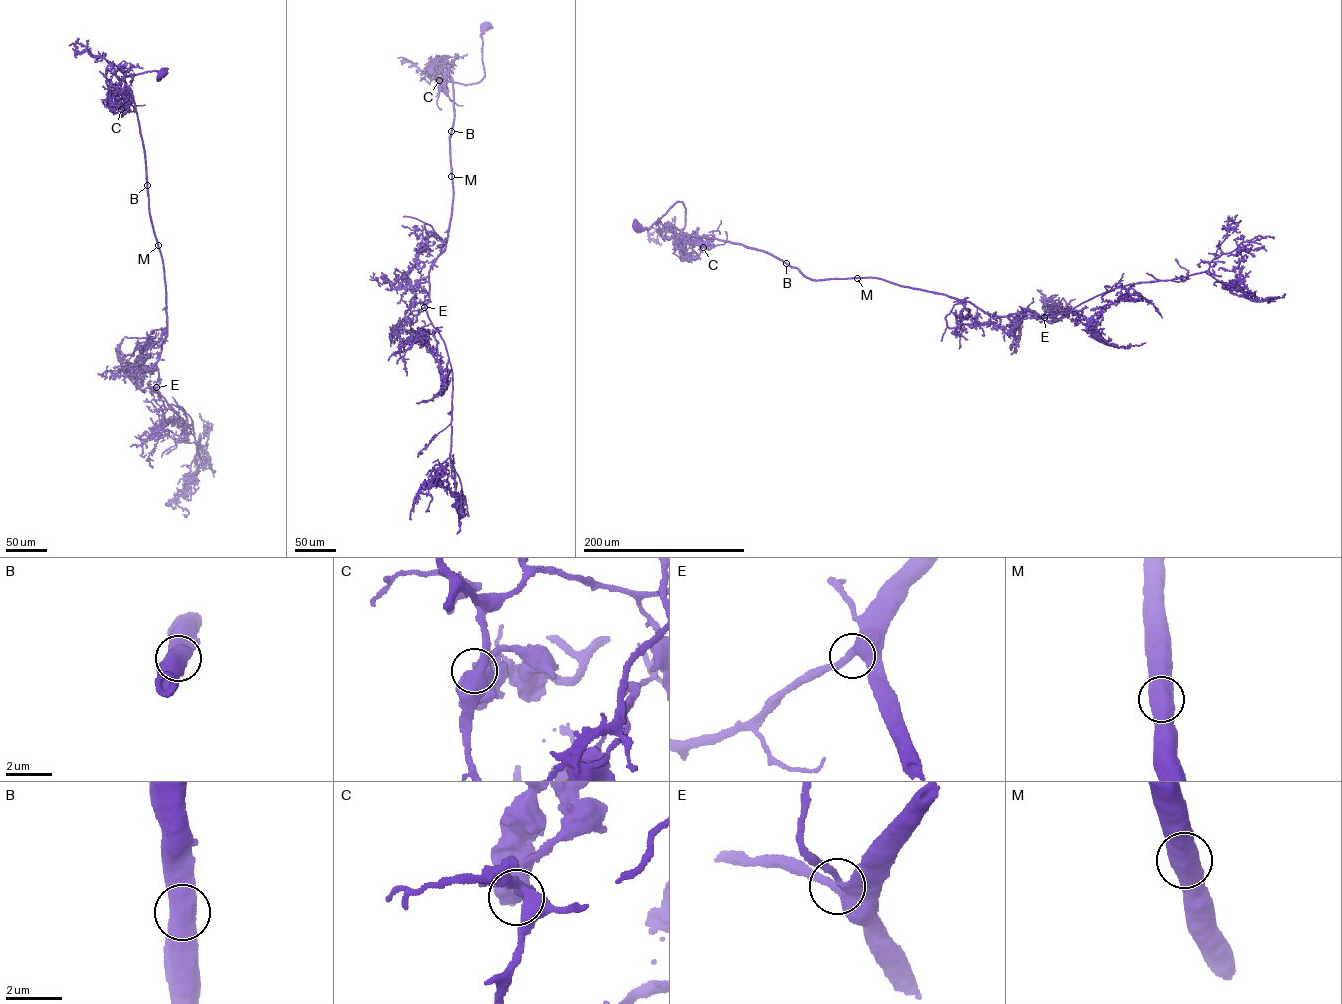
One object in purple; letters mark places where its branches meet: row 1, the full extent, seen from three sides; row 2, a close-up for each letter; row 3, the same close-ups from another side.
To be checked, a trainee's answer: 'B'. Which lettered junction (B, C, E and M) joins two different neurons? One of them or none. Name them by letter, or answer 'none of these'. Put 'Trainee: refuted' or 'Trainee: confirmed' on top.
Trainee: refuted
none of these

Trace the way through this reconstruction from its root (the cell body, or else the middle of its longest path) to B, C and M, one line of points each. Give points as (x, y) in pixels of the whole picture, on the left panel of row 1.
B: (163, 72), (158, 80), (161, 71), (144, 72), (123, 78), (134, 102), (147, 185)
C: (163, 72), (158, 80), (161, 71), (144, 72), (123, 78), (128, 92), (124, 95), (125, 103), (121, 109)
M: (163, 72), (158, 80), (161, 71), (144, 72), (123, 78), (134, 102), (150, 216), (158, 245)

